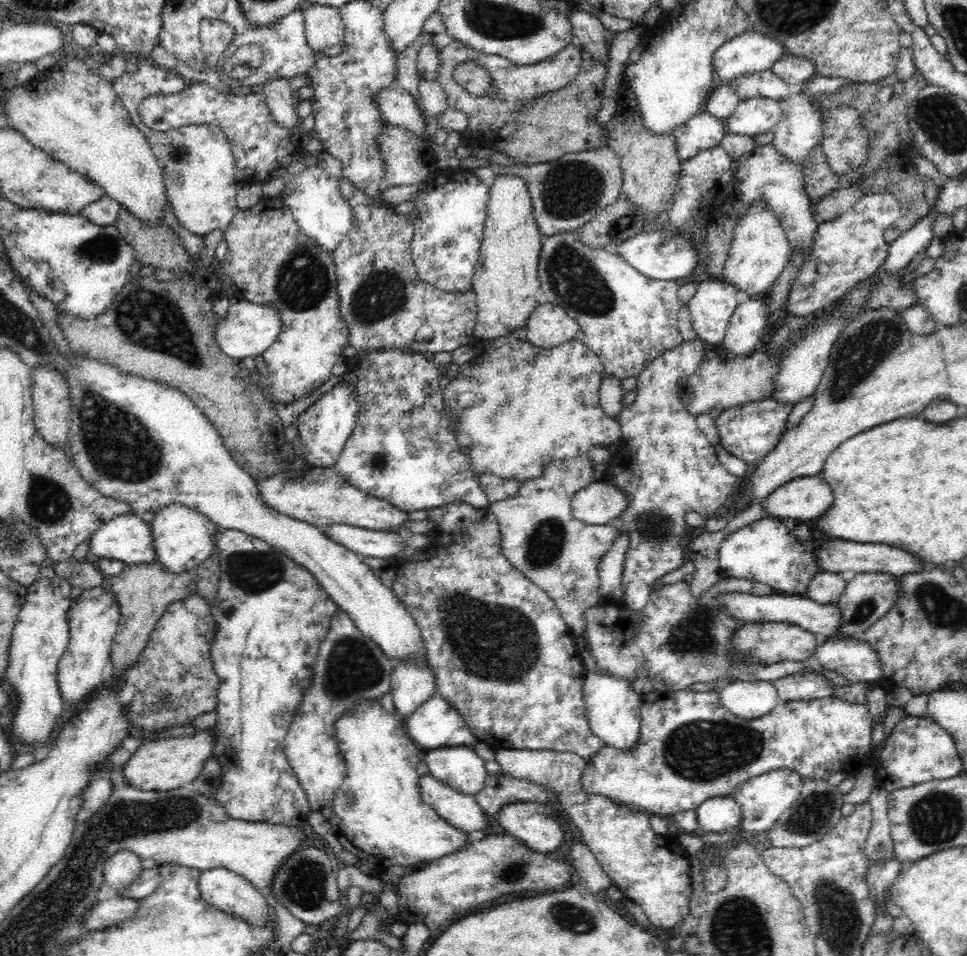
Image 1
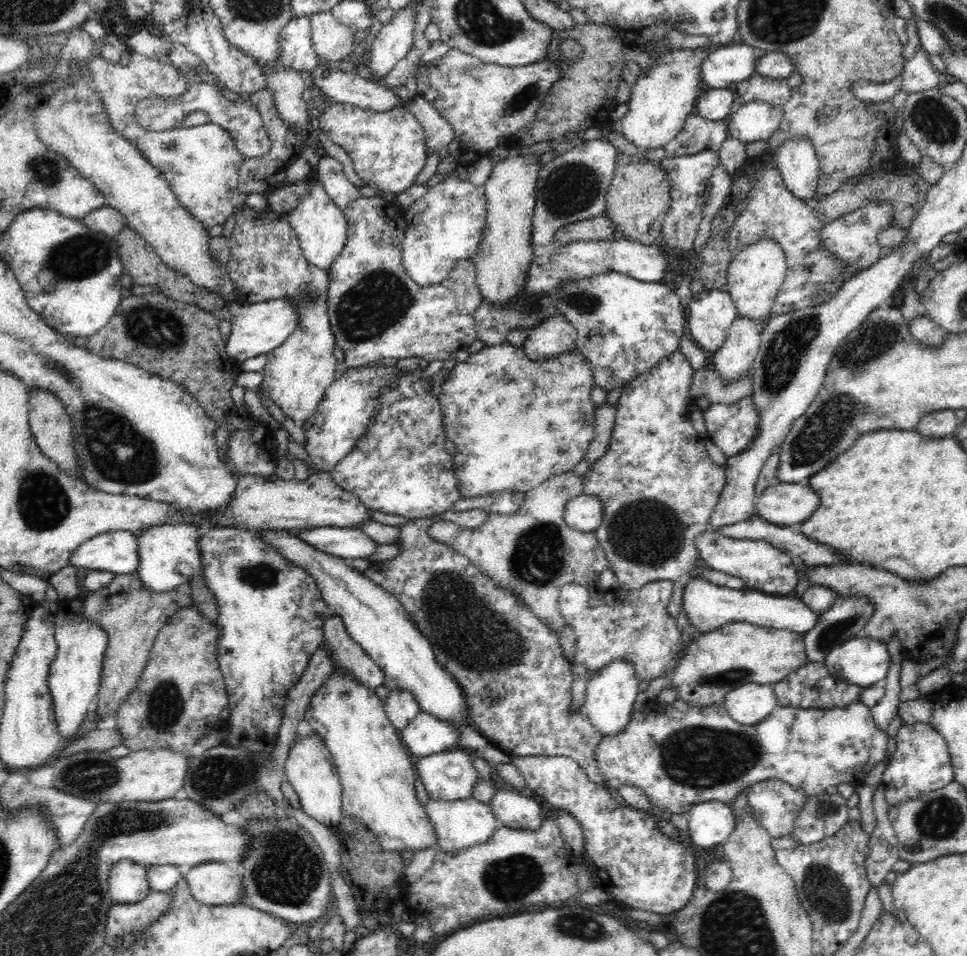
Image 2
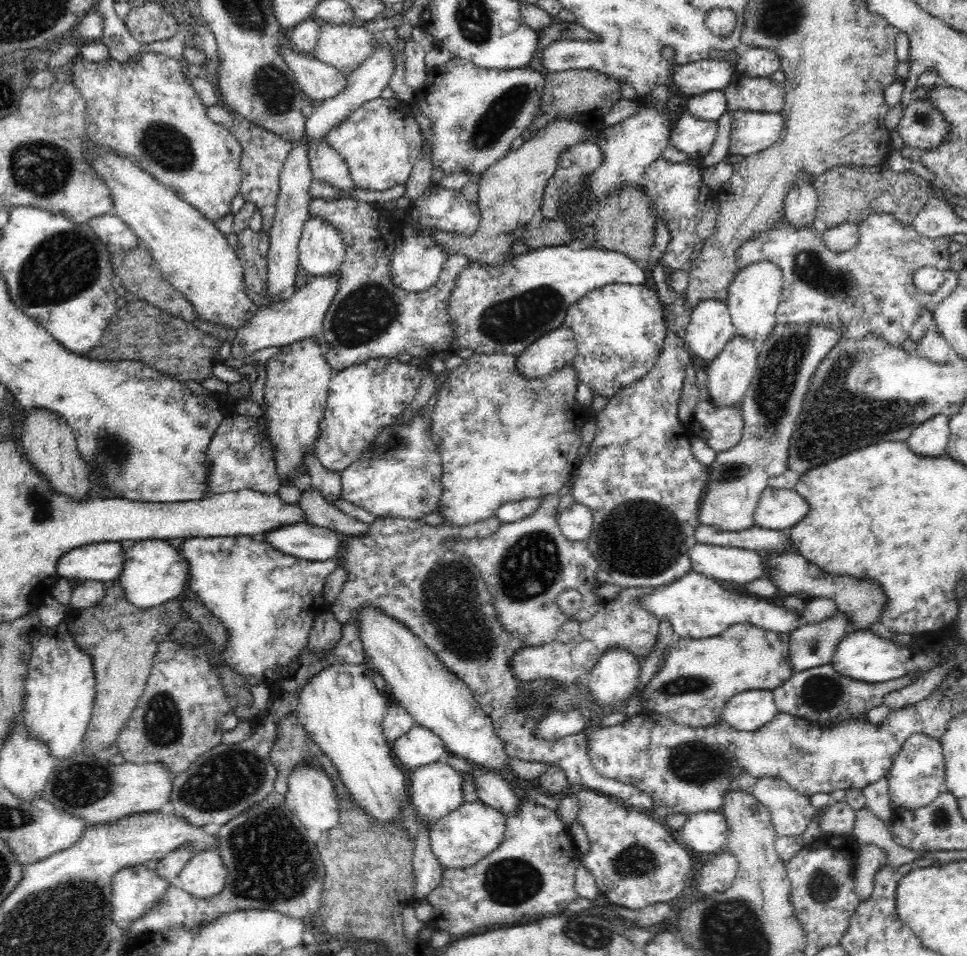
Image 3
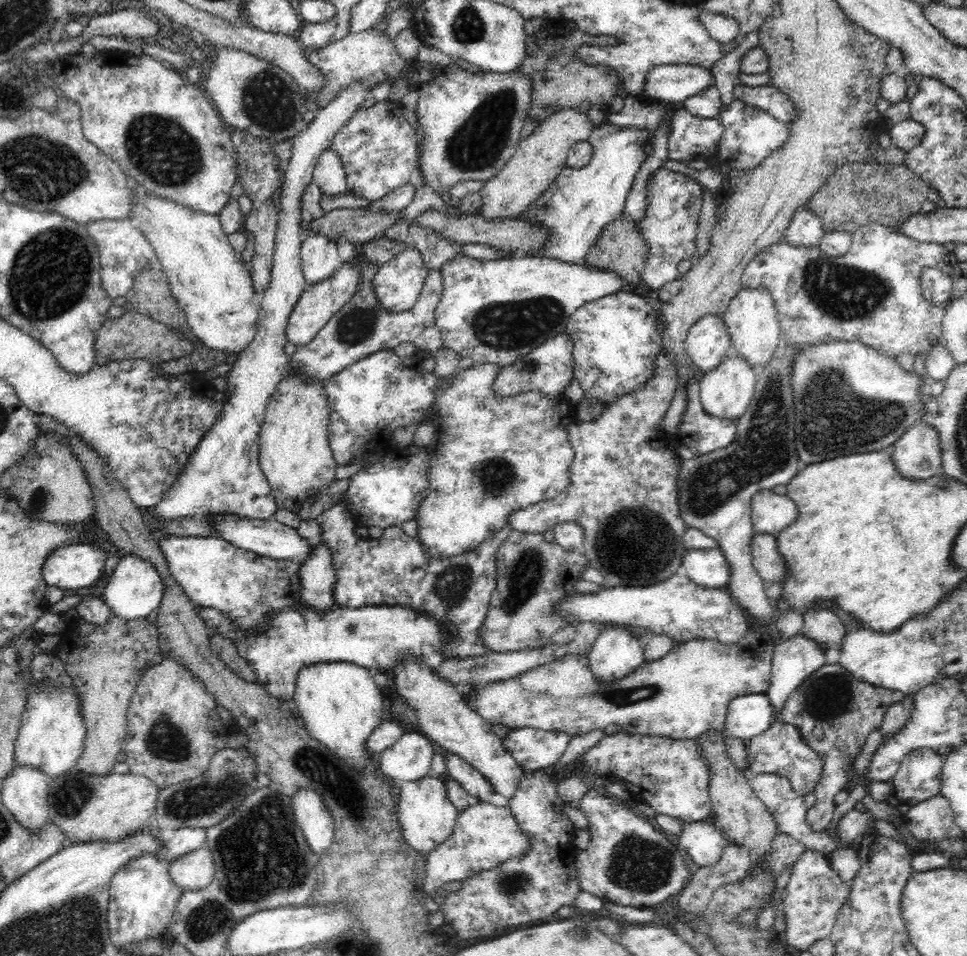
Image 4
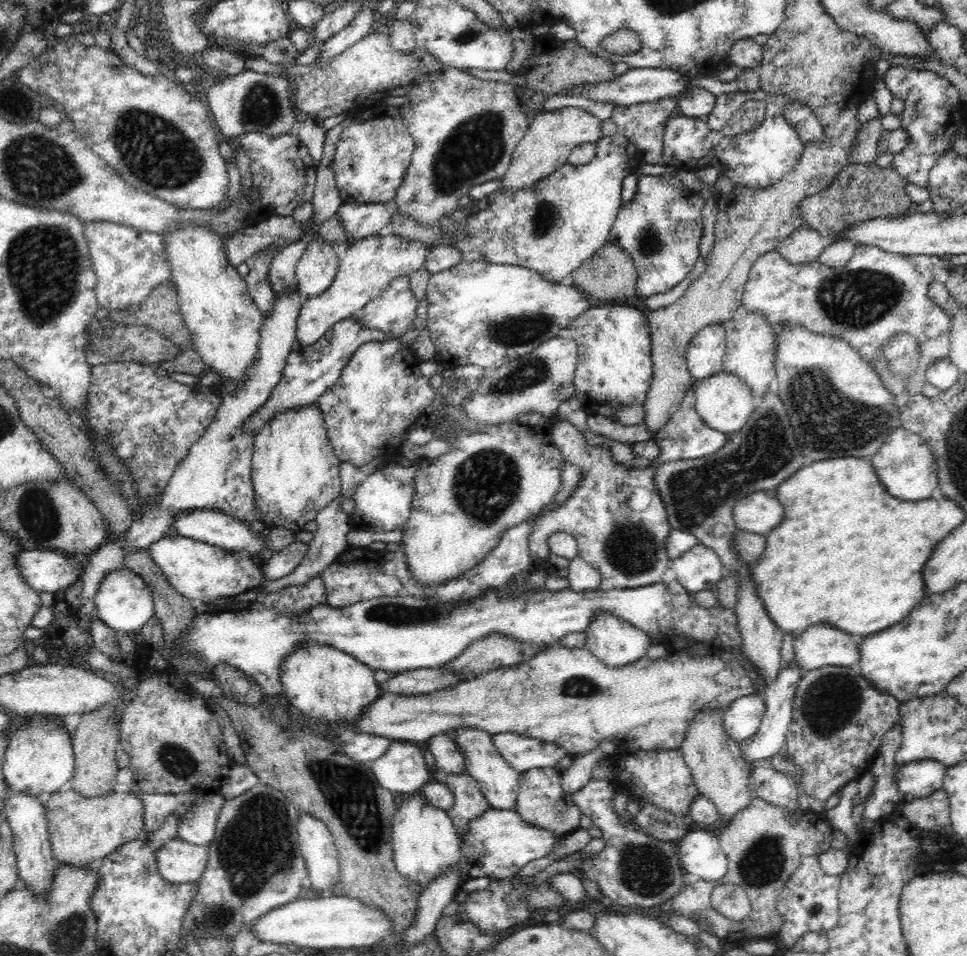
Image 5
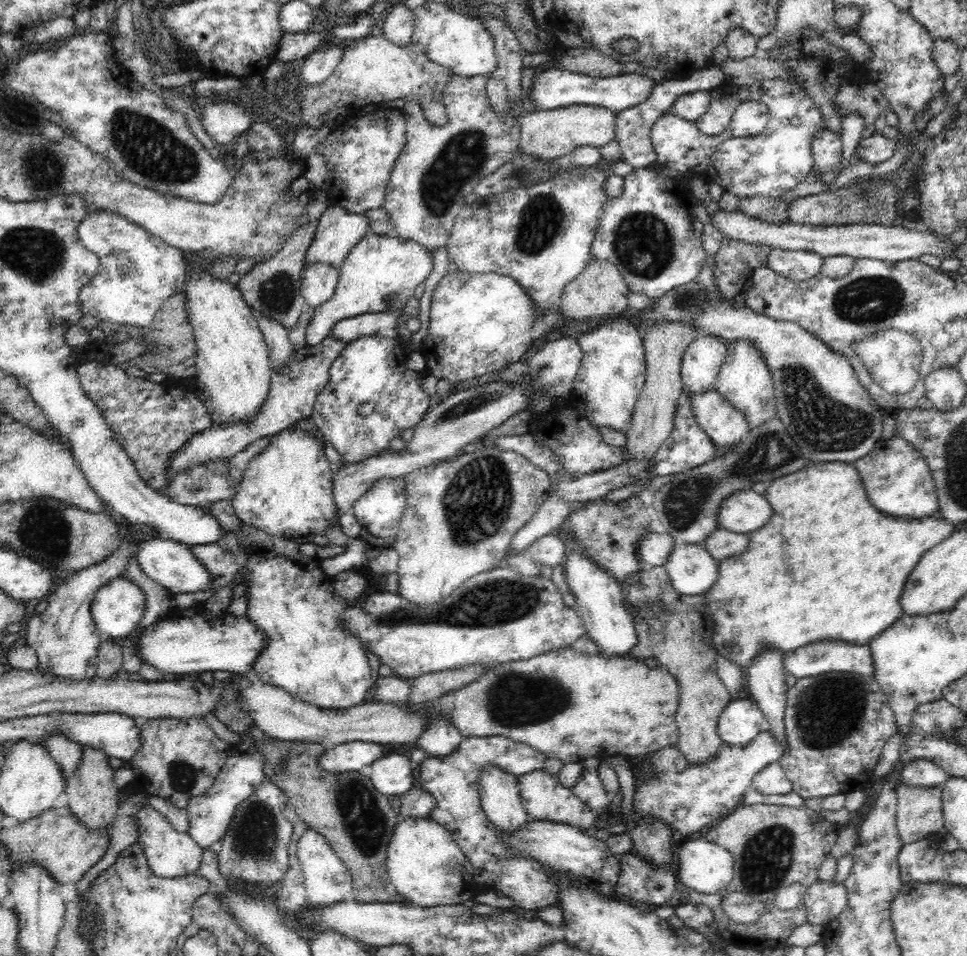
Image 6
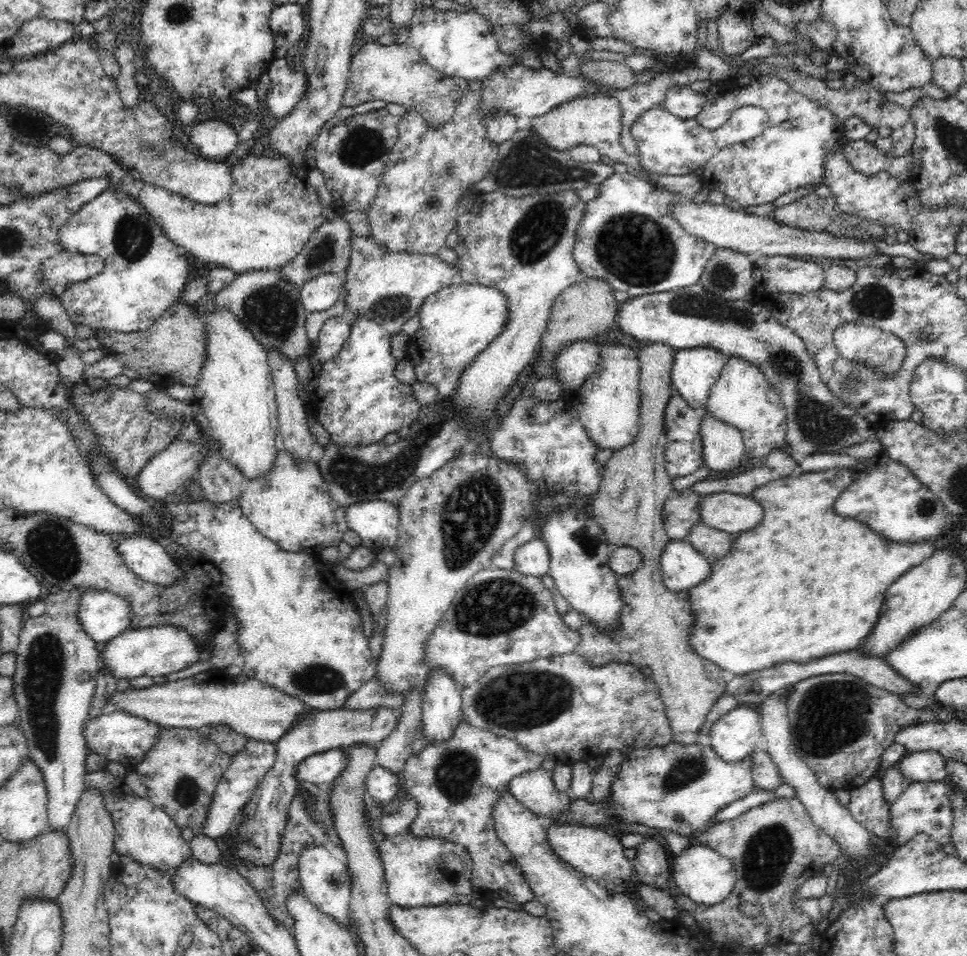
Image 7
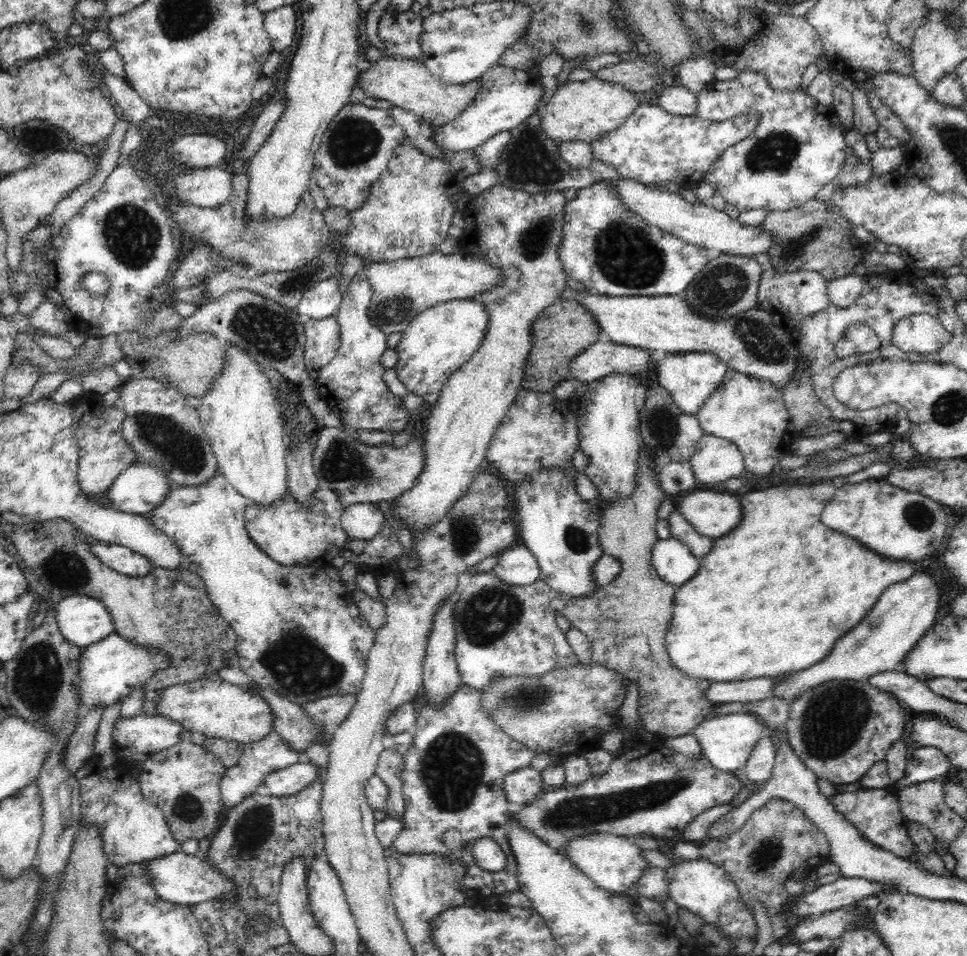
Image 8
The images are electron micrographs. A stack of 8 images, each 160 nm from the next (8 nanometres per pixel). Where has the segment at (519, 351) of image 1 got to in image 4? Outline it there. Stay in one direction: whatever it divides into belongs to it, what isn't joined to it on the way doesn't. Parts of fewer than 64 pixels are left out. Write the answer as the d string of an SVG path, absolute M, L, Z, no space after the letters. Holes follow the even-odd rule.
M474 363L467 370L458 370L452 385L434 401L429 420L435 426L436 438L426 449L430 453L428 467L428 496L415 514L418 540L432 558L448 558L464 554L488 540L496 530L508 523L508 516L530 504L553 500L571 484L570 465L574 451L568 438L568 424L560 424L556 403L565 401L569 410L577 405L564 395L548 398L537 391L514 397L500 397L494 393L494 380L503 368L496 364Z

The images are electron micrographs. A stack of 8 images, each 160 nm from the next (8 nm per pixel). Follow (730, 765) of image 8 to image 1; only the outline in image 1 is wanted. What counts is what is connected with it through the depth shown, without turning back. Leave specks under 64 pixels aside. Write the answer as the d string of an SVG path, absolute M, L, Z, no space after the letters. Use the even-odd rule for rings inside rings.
M764 680L732 681L718 690L721 703L738 718L752 720L767 715L779 701L776 687Z

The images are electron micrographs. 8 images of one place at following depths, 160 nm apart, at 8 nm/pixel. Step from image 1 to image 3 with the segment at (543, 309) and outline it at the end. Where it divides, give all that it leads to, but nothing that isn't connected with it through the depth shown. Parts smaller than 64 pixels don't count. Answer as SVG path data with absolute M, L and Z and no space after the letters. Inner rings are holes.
M564 326L548 331L518 355L516 371L526 379L540 379L573 365L577 356L574 333Z

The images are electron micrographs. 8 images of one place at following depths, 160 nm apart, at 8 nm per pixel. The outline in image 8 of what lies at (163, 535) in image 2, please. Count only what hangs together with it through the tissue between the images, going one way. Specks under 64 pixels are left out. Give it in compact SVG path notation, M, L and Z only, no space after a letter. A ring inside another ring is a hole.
M74 595L59 600L55 619L64 639L82 648L114 633L111 614L102 602L90 596Z

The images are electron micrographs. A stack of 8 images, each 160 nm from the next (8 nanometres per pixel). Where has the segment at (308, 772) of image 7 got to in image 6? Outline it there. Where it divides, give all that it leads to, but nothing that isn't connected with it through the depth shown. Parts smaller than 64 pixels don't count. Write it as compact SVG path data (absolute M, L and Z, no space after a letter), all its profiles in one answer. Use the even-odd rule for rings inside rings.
M354 741L326 748L317 761L326 772L346 772L371 765L382 754L381 744Z

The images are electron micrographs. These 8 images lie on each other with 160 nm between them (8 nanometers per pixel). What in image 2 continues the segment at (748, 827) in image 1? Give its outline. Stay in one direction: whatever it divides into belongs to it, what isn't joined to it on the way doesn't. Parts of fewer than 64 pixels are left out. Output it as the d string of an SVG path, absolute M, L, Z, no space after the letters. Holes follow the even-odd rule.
M770 779L753 784L746 793L760 827L766 829L770 837L780 838L794 831L794 820L806 802L801 790L783 780Z

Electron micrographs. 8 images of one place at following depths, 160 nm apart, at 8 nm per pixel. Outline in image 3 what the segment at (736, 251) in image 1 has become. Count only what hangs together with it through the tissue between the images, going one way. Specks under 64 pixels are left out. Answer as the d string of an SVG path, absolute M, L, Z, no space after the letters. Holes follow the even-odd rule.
M758 260L742 269L738 268L736 278L728 286L726 297L735 334L761 345L777 324L775 314L782 299L782 290L782 271L777 264L769 260Z

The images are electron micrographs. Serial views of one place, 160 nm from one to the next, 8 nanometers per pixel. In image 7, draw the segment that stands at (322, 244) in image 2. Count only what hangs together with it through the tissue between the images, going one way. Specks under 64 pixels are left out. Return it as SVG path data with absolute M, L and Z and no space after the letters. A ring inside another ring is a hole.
M346 269L336 274L322 273L302 284L300 300L308 314L332 308L334 302L340 298L346 276Z

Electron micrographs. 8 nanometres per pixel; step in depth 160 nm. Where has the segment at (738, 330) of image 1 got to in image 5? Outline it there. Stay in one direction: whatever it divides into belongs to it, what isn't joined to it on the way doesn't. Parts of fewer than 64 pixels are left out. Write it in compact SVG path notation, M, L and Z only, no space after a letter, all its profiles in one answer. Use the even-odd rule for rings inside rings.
M724 370L707 380L694 382L693 388L696 394L695 409L698 417L709 428L712 428L712 431L726 436L732 436L739 432L748 423L758 404L746 384L740 381L738 376L730 375Z

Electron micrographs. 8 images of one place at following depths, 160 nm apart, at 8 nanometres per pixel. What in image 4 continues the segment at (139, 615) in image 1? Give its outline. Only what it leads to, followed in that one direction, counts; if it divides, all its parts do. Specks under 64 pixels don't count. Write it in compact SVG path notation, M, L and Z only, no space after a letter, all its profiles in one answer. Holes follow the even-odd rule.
M110 614L104 624L92 624L77 616L68 620L56 655L75 681L82 720L87 728L84 748L75 770L106 776L113 772L116 756L123 751L130 699L144 672L164 657L159 649L157 626L152 617L124 620Z

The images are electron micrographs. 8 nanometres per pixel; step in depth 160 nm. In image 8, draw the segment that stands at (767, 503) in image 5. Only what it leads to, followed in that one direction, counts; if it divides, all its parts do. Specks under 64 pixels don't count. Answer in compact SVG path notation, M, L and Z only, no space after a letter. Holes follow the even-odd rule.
M695 489L686 493L680 500L677 511L694 527L694 530L708 538L718 538L728 534L741 520L740 500L728 492L712 492L712 490Z

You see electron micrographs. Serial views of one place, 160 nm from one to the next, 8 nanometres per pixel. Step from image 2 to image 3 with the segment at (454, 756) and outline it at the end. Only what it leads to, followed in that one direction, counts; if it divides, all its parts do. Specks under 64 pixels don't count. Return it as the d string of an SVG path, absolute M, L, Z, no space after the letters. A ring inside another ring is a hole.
M446 759L438 760L432 764L424 764L410 771L409 796L410 802L417 812L417 818L425 822L425 828L430 832L430 826L444 818L448 812L456 810L463 803L462 781L463 773L450 767Z

